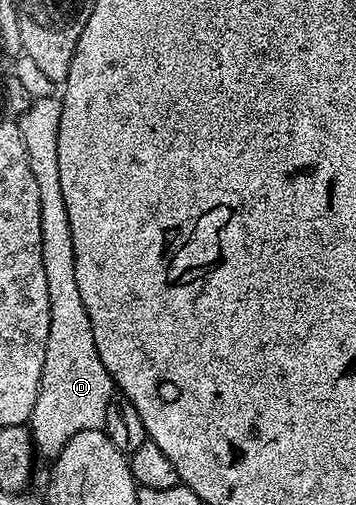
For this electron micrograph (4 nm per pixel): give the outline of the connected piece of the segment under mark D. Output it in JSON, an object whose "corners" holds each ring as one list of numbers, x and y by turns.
{"corners":[[41,95,32,100,16,120,23,145,27,145,27,161,39,188,39,217,43,229,43,273,47,273,47,297,51,301,51,325,47,333,47,349,41,374,41,388,33,416,27,424,33,444,38,452,49,457,57,456,75,437,75,433,99,431,104,428,107,405,115,397,113,379,107,373,103,361,99,361,99,349,95,349,95,337,91,329,91,317,83,305,79,285,75,282,75,245,71,245,71,221,67,221,67,204,63,202,63,185,59,185,59,121,61,120,61,99,53,95]]}

